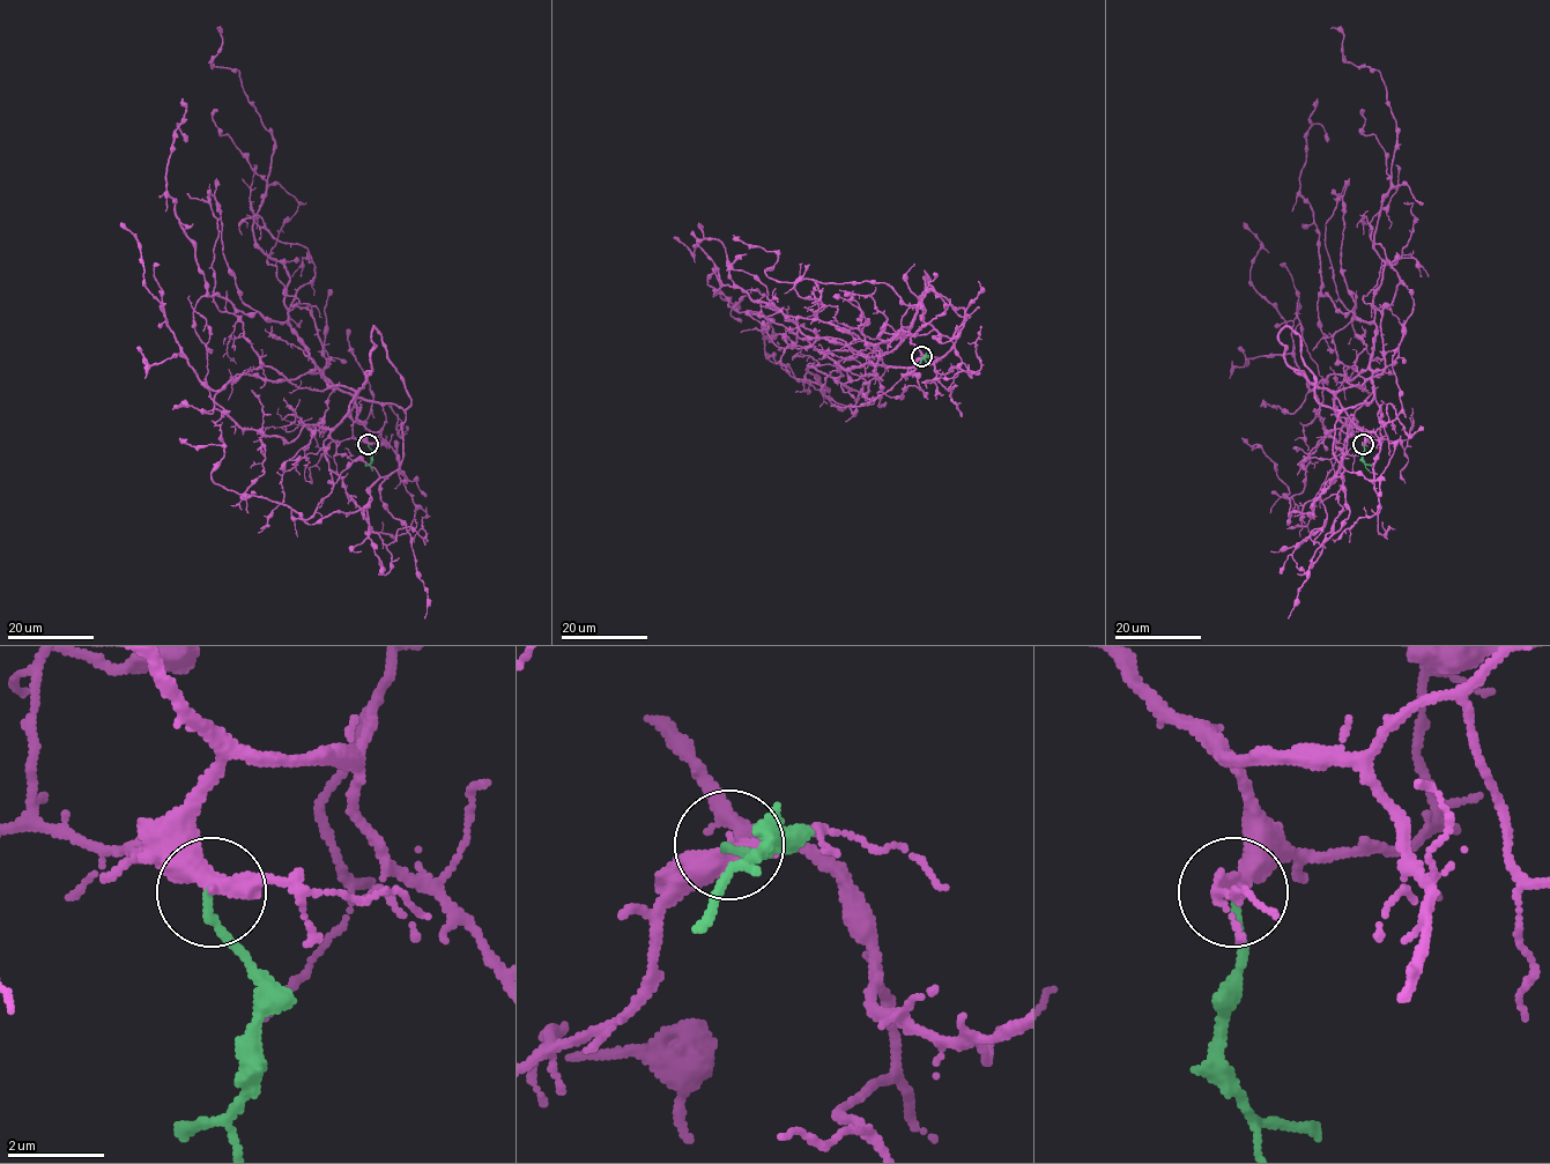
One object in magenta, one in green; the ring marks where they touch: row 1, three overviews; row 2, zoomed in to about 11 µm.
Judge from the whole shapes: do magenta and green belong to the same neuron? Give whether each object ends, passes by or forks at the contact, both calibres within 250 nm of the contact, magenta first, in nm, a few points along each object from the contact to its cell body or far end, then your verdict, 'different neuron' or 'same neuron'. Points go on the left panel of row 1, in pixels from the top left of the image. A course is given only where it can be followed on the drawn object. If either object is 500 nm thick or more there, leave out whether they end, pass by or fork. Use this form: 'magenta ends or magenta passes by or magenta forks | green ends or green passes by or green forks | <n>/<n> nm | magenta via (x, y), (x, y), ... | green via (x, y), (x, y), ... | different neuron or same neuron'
magenta passes by | green ends | 380/170 nm | magenta via (369, 444), (256, 241), (273, 134), (239, 72), (212, 66), (216, 28) | green via (369, 444), (372, 471) | same neuron

